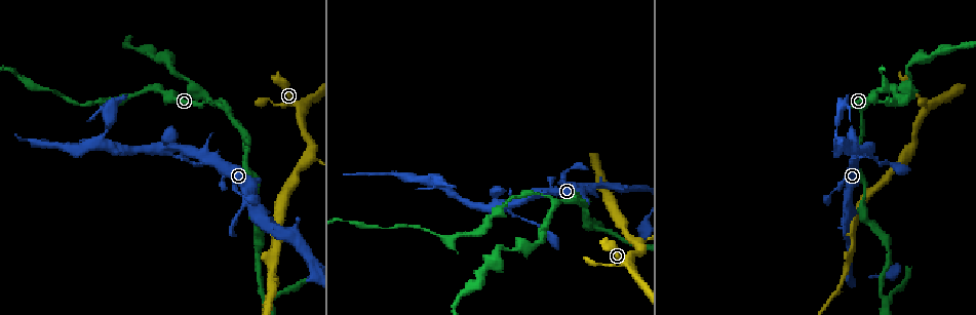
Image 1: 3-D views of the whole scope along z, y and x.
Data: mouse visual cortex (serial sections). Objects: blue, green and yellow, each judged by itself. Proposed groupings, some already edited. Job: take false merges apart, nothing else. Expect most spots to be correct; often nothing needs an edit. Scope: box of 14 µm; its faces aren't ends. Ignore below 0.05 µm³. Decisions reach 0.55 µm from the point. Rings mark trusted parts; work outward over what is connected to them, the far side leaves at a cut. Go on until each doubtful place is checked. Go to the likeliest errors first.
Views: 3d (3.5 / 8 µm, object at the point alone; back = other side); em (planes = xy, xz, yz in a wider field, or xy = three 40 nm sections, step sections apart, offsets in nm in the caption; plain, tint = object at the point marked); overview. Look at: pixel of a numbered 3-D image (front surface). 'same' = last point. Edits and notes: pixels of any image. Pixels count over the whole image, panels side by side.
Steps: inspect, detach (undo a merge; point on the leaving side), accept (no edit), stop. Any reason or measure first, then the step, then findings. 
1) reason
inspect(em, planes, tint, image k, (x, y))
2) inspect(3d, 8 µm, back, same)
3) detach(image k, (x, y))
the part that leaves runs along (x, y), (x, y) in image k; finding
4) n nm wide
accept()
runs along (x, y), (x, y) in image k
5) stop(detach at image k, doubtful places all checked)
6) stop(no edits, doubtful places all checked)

arms part here
inspect(3d, 8 µm, image 1, (228, 107))

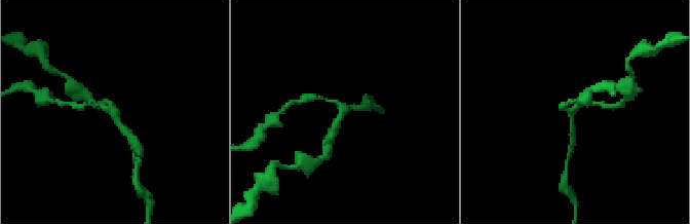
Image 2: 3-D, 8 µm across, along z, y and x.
inspect(em, xy, step 3, tint, image 2, (111, 112))

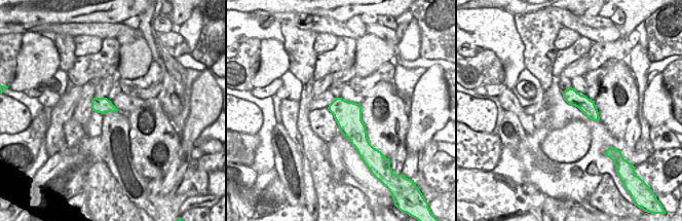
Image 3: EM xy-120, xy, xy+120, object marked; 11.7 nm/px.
arms of 100, 150, 200 nm
accept()
all the same cell

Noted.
three-way junction
inspect(em, planes, tint, image 1, (512, 204))

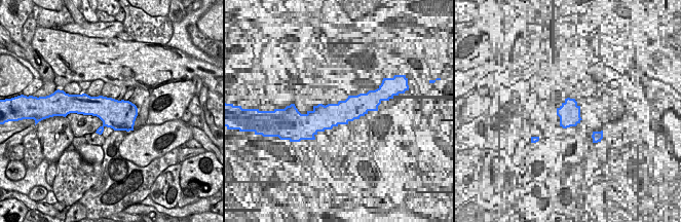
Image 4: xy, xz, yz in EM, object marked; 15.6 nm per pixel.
see where the arms go
inspect(3d, 3.5 µm, same)

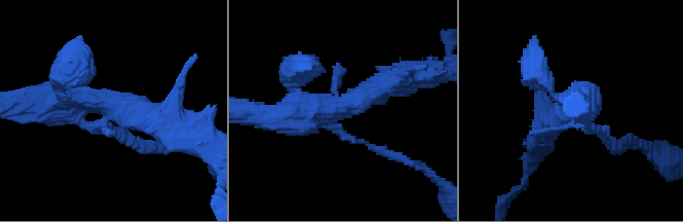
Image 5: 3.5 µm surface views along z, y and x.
accept()
runs along (396, 79), (305, 119), (273, 116) in image 5; all the same cell

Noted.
sudden change in width
inspect(3d, 8 µm, image 1, (103, 101))

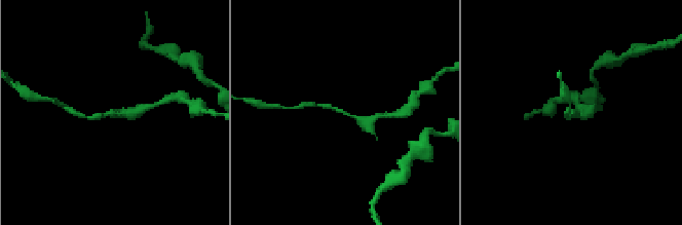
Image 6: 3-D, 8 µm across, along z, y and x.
inspect(3d, 3.5 µm, image 6, (350, 117))

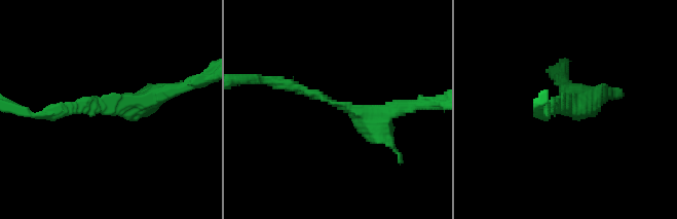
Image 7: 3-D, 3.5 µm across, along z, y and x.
arms of 200, 300 nm; need the tissue
inspect(em, xy, step 1, tint, image 7, (336, 106))

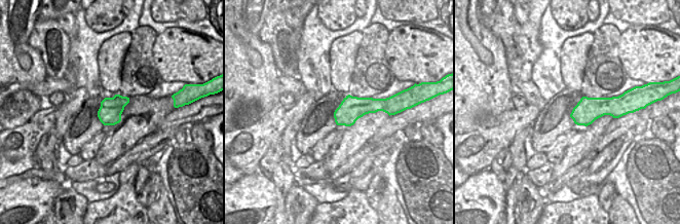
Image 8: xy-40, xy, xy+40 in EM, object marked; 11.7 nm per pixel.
accept()
continuous, no second cell

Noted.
stop(no edits, doubtful places all checked)

